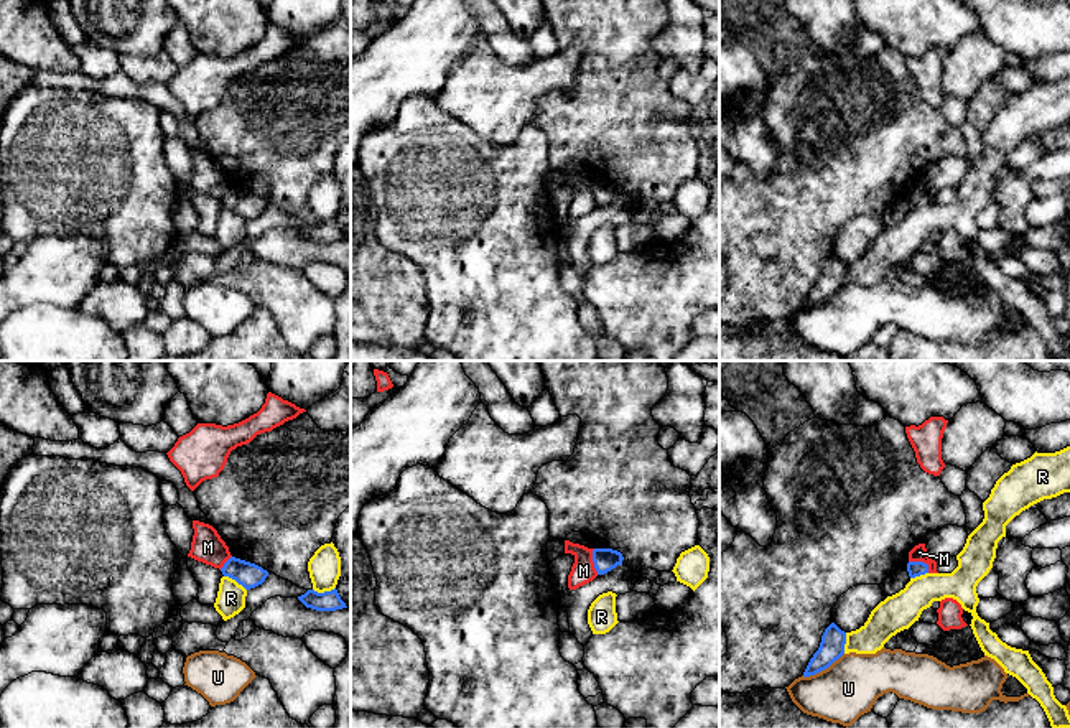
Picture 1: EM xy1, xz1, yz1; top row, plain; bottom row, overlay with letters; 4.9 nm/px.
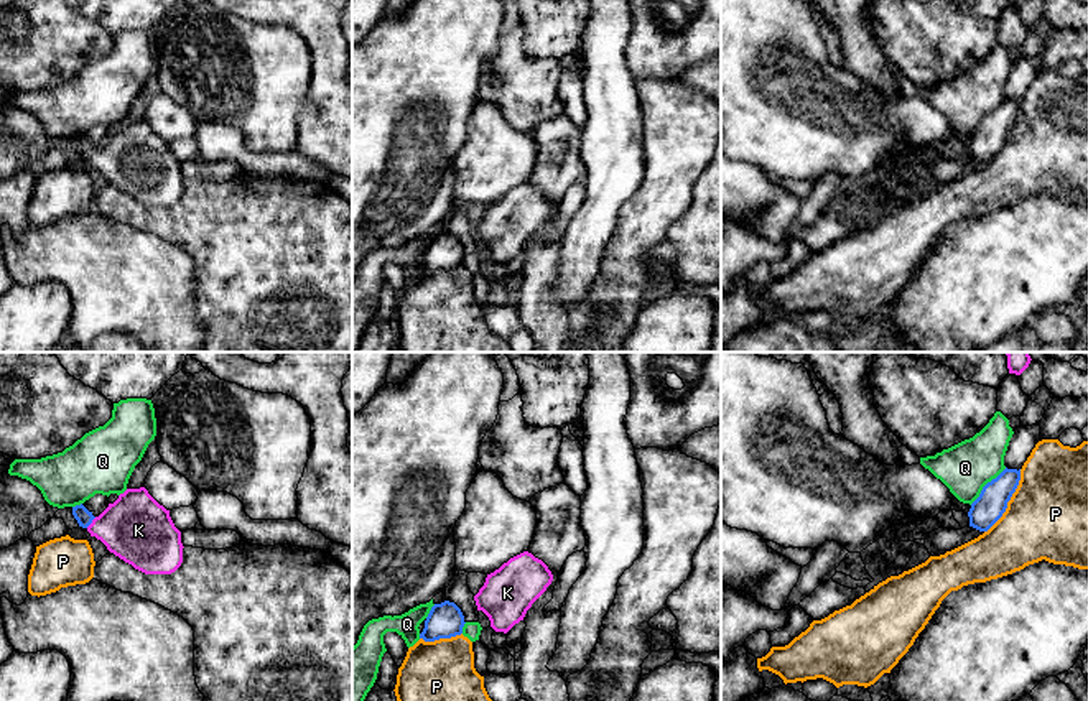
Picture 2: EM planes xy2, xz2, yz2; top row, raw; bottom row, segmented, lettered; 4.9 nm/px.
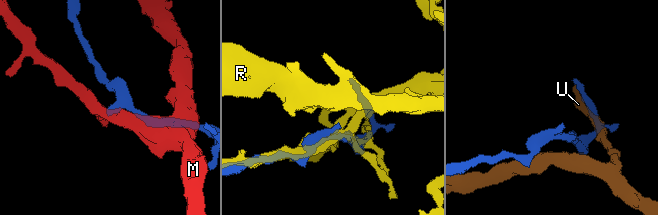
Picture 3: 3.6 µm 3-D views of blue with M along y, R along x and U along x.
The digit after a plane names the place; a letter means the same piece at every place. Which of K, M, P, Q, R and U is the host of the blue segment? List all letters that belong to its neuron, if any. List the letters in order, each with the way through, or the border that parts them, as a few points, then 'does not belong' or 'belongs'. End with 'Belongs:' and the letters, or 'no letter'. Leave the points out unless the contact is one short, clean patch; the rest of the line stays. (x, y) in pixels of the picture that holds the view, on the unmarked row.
K: across xy2 (81, 145), (91, 153), (97, 158), (139, 162) | belongs
M: along yz1 (909, 191), (922, 191), (929, 203) | does not belong
P: does not belong
Q: does not belong
R: does not belong
U: does not belong
Belongs: K

